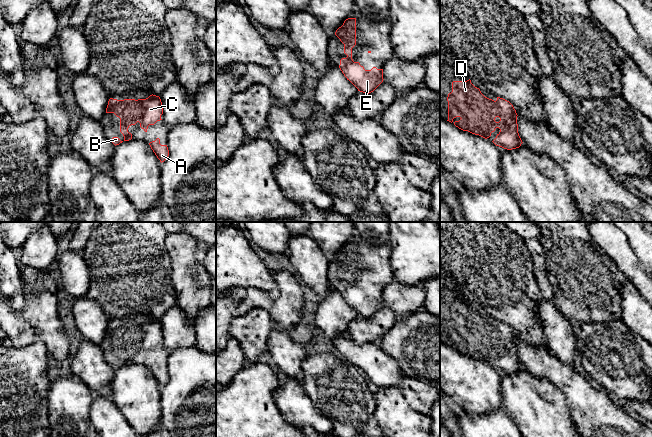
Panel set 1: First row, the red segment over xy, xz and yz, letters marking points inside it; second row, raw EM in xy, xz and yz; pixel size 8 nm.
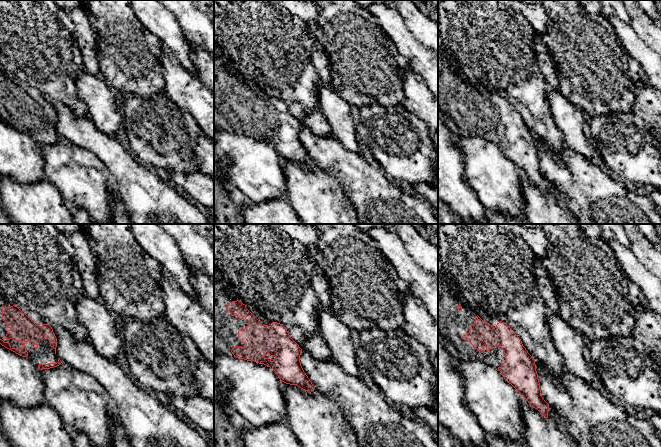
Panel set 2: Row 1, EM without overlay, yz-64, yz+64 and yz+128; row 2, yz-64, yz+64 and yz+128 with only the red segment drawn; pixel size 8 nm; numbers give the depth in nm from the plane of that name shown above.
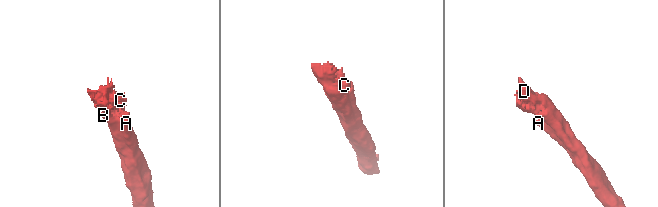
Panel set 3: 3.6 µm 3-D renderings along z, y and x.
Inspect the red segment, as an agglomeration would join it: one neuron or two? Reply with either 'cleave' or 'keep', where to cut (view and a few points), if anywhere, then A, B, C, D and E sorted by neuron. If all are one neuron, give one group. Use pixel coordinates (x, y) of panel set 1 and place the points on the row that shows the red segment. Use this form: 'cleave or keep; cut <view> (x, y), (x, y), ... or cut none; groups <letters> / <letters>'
keep; cut none; groups A B C D E

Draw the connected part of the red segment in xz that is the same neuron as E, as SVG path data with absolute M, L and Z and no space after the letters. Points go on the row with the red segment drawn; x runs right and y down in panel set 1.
M348 18L339 27L335 35L344 44L346 58L340 60L339 68L344 76L360 92L369 94L373 92L383 82L383 69L373 67L365 70L359 62L352 59L352 48L356 45L356 18Z

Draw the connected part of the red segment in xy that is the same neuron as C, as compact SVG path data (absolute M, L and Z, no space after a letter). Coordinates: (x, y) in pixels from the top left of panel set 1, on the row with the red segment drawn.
M153 94L146 99L138 100L110 98L106 113L114 113L120 118L120 132L124 136L123 141L129 141L132 139L132 134L128 132L128 128L139 122L140 127L147 132L149 125L162 120L163 105L160 97Z

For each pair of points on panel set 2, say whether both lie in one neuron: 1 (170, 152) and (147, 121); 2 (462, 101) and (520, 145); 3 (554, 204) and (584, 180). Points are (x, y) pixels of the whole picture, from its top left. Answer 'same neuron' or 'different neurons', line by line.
1: same neuron
2: same neuron
3: different neurons

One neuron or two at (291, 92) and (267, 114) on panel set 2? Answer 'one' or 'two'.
two

